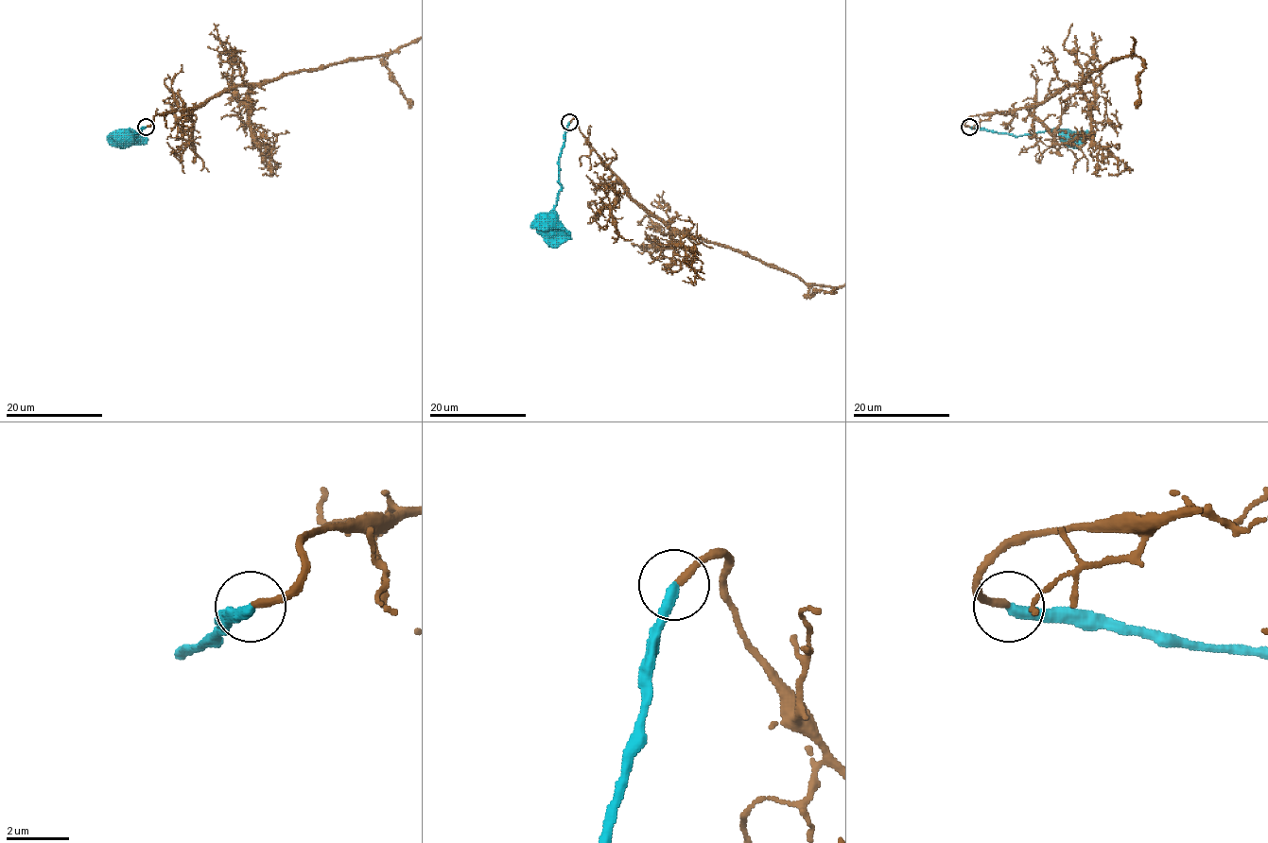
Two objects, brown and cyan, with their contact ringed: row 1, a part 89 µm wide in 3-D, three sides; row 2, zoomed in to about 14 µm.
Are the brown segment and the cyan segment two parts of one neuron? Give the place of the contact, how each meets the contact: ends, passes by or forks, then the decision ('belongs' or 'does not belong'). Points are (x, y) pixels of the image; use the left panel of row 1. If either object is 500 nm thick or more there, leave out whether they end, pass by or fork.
at (146, 127); brown ends there; cyan ends there; does not belong

